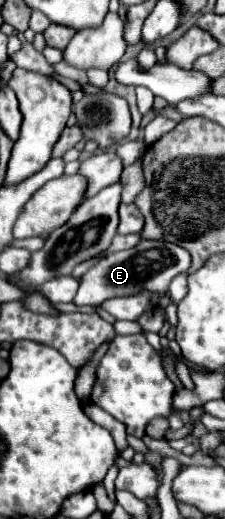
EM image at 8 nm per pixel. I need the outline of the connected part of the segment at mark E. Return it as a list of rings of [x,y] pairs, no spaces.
[[[140,240],[130,250],[106,254],[88,272],[84,272],[82,278],[78,280],[80,288],[74,296],[74,304],[96,308],[110,298],[136,296],[142,290],[154,292],[154,294],[166,294],[172,278],[186,272],[188,268],[190,268],[190,254],[184,248],[170,244],[170,242],[160,242],[160,240],[154,240],[154,242]]]

